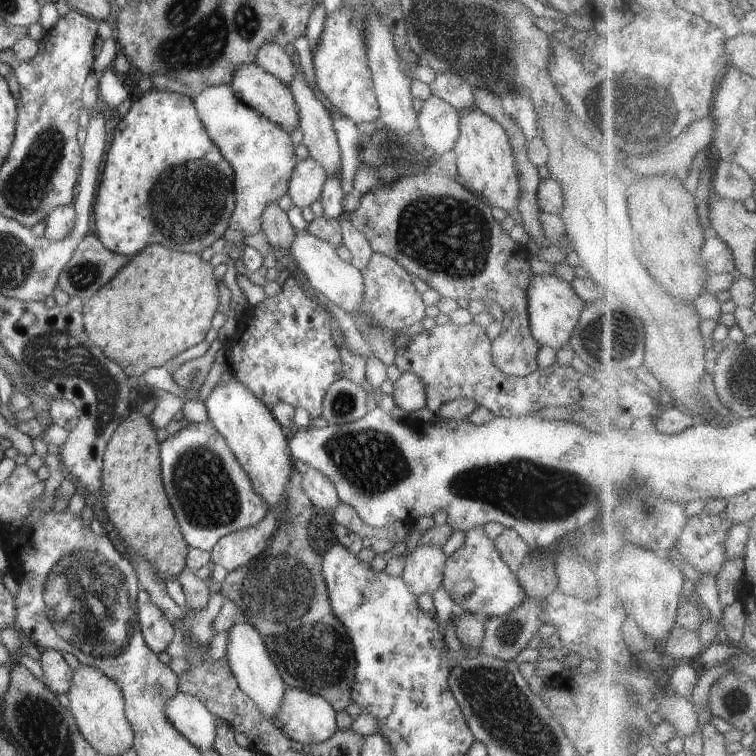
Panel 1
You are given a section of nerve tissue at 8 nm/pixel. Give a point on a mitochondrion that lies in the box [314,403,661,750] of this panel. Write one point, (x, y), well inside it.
(525, 491)

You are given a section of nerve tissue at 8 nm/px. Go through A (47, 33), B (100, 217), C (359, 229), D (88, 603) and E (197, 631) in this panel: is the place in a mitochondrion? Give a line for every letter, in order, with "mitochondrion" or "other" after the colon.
A: other
B: other
C: other
D: mitochondrion
E: mitochondrion

